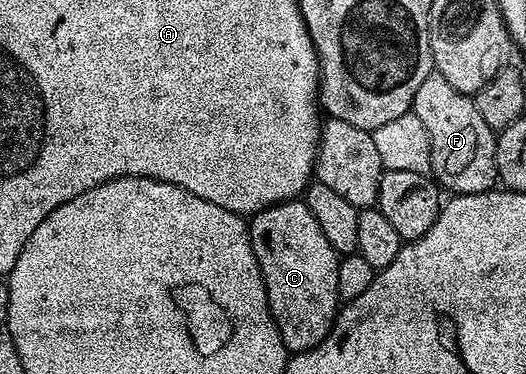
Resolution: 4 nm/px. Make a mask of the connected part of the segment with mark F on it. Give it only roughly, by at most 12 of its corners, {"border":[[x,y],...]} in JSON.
{"border":[[438,73],[411,111],[429,133],[430,174],[472,195],[496,186],[496,132]]}

